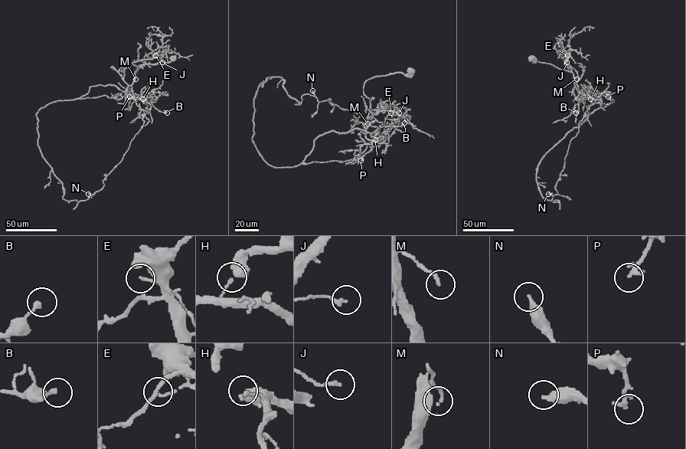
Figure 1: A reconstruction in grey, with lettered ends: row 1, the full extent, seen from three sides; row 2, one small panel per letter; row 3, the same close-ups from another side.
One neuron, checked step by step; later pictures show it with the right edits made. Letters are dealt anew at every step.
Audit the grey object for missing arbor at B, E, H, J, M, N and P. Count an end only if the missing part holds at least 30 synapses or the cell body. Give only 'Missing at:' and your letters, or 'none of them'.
Missing at: none of them

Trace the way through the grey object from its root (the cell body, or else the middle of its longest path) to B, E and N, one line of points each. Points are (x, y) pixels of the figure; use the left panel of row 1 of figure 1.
B: (173, 58), (167, 63), (152, 57), (132, 63), (138, 69), (132, 85), (133, 96), (167, 113)
E: (173, 58), (167, 63), (155, 57), (134, 62), (135, 71), (143, 64), (156, 63), (155, 55)
N: (173, 58), (132, 63), (138, 69), (134, 97), (151, 108), (103, 186), (88, 194)

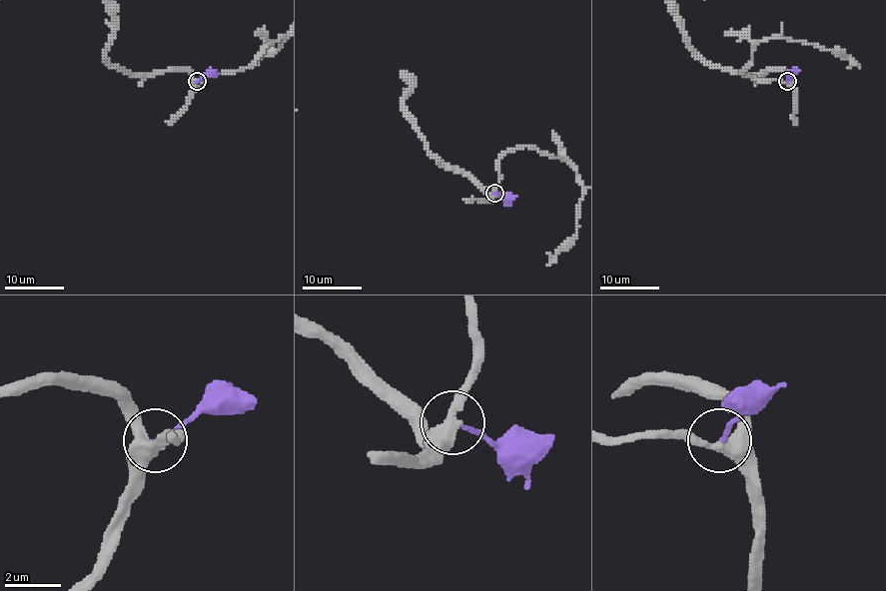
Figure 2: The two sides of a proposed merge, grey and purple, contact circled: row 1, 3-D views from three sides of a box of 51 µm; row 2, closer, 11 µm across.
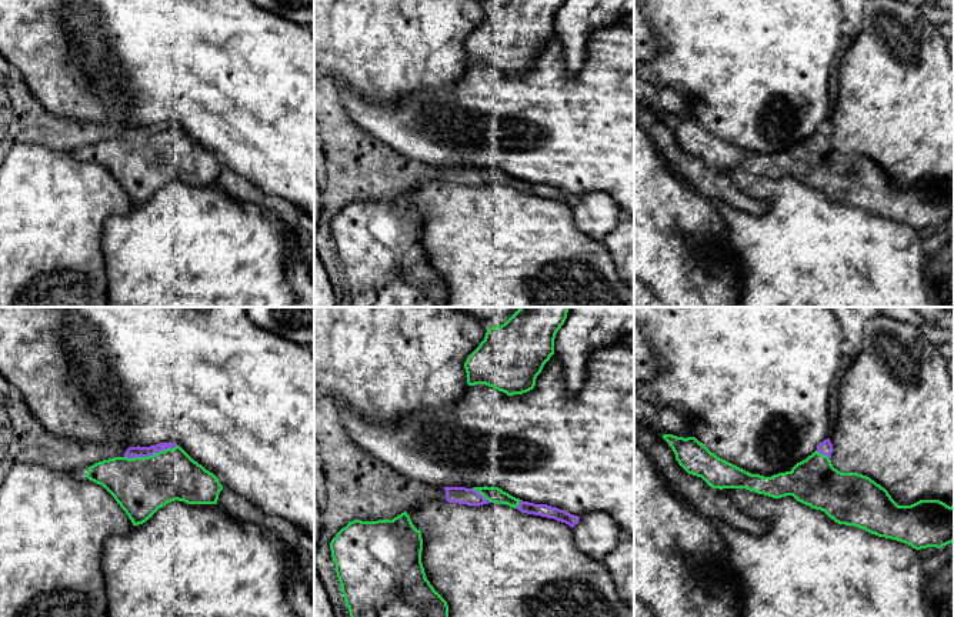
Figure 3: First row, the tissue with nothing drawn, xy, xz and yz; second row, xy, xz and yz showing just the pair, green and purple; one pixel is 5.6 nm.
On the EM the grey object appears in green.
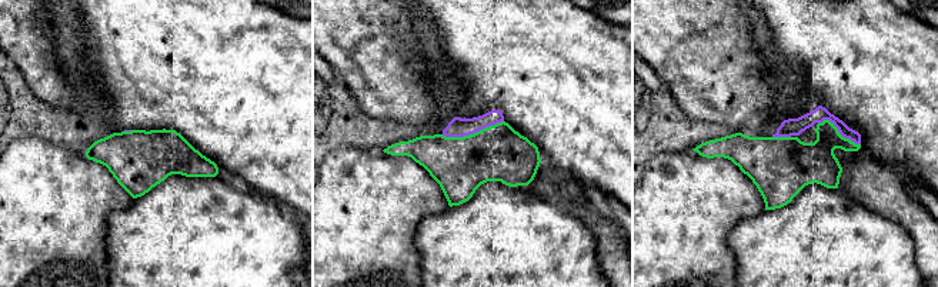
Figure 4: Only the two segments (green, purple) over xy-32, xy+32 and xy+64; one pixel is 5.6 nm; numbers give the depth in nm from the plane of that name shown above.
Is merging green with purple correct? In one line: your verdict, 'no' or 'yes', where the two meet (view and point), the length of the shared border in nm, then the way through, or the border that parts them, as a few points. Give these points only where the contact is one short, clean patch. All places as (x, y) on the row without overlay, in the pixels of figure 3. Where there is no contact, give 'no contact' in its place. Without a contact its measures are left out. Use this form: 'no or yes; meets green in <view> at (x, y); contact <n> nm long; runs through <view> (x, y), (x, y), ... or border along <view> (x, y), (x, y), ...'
yes; meets green in xy at (150, 136); contact 300 nm long

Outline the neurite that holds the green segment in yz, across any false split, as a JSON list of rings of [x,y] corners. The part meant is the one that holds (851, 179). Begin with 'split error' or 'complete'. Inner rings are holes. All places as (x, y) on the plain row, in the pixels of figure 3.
split error | [[[663,114],[678,144],[713,169],[745,169],[773,179],[793,176],[824,191],[838,204],[854,206],[915,230],[941,229],[954,221],[954,186],[920,180],[898,186],[888,171],[867,156],[841,153],[831,144],[830,119],[790,151],[771,157],[751,154],[711,133],[696,117]]]

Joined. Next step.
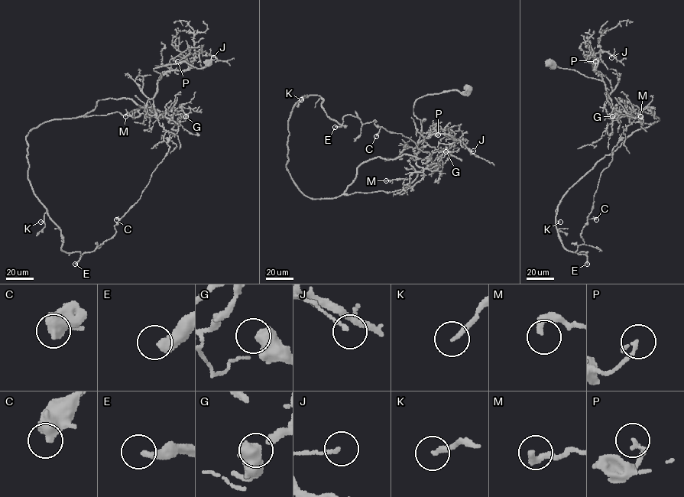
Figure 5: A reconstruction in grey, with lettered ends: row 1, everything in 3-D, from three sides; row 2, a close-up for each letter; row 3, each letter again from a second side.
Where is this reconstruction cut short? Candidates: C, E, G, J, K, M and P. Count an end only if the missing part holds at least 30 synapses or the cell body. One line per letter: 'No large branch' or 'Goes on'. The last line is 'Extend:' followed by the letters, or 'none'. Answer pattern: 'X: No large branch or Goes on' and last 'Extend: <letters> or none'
C: No large branch
E: Goes on
G: No large branch
J: No large branch
K: Goes on
M: No large branch
P: No large branch
Extend: E, K

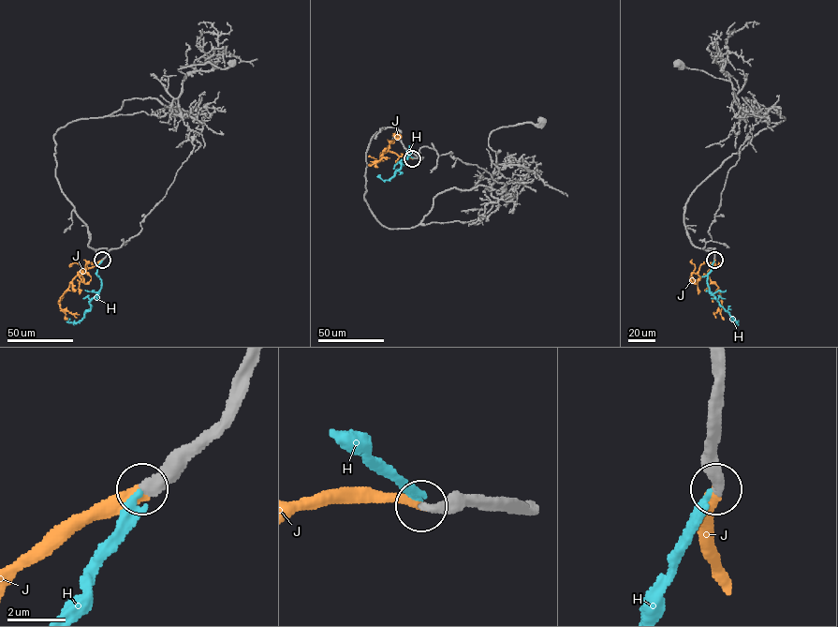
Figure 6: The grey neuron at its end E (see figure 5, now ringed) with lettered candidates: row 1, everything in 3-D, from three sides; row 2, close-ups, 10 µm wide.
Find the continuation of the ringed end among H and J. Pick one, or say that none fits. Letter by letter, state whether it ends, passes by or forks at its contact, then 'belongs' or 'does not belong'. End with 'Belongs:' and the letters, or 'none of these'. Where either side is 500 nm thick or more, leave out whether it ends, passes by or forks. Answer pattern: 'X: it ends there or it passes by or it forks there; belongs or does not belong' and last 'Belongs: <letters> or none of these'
H: it ends there; does not belong
J: it ends there; belongs
Belongs: J

